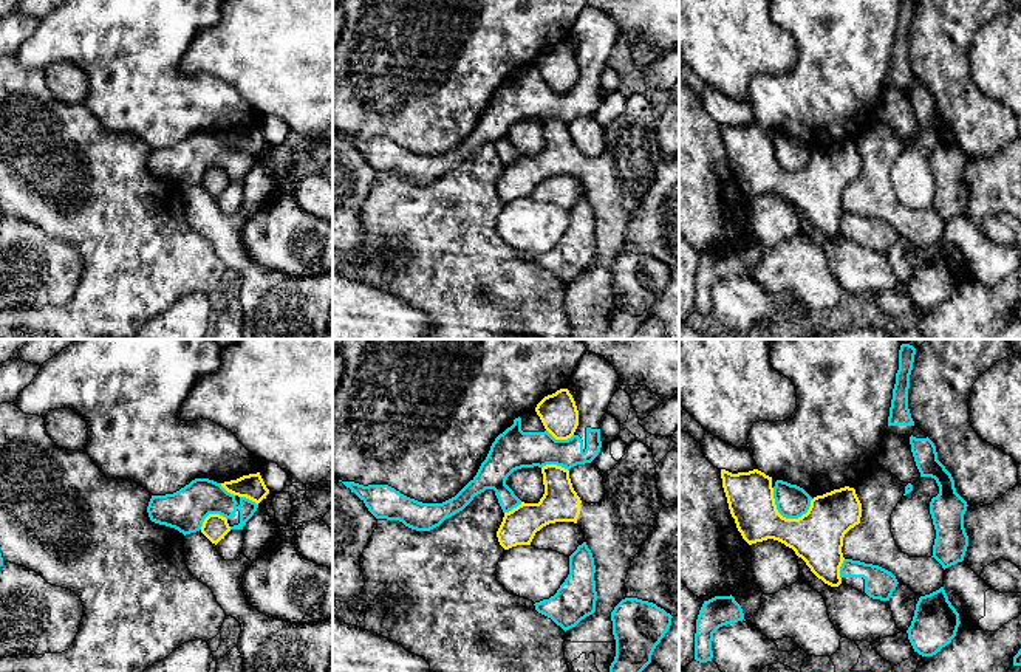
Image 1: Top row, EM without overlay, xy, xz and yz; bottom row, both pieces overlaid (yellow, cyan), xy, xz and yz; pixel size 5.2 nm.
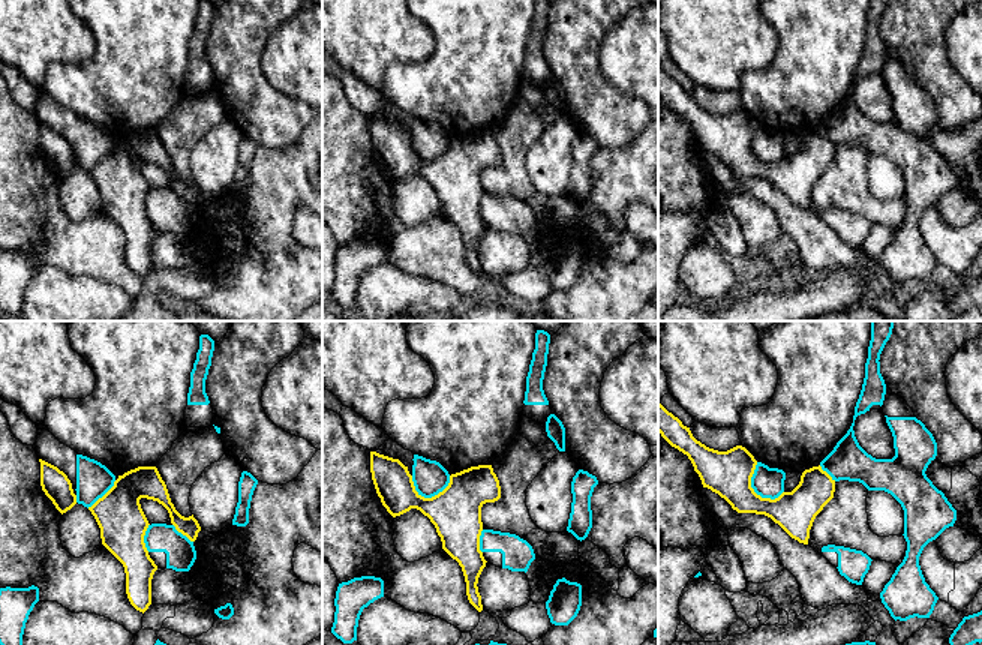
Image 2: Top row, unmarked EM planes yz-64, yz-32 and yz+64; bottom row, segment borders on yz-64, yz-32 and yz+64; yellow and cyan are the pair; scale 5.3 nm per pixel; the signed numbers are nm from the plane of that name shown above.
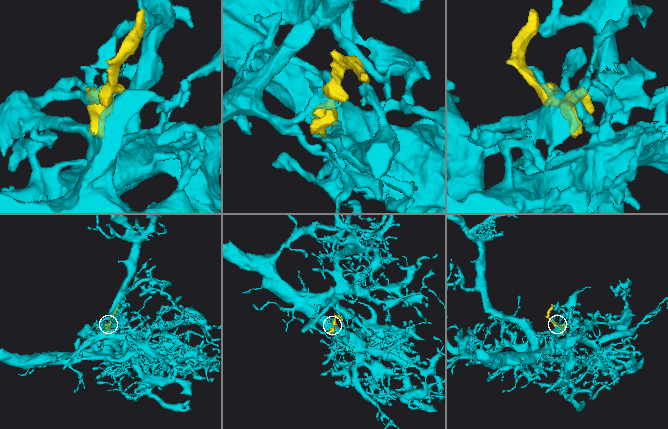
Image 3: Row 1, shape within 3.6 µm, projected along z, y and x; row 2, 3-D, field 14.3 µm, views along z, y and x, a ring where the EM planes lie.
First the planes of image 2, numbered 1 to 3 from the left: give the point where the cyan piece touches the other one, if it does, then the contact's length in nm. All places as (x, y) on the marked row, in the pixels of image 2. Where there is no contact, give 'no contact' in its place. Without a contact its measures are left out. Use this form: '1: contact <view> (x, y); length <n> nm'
1: contact yz-64 (104, 495); length 220 nm
2: contact yz-32 (432, 497); length 220 nm
3: contact yz+64 (751, 488); length 240 nm

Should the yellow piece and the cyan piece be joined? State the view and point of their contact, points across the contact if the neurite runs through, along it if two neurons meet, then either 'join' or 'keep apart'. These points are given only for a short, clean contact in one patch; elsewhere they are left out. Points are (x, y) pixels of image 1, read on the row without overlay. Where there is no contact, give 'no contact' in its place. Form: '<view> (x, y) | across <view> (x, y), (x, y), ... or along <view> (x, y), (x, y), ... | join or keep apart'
yz (780, 168) | keep apart

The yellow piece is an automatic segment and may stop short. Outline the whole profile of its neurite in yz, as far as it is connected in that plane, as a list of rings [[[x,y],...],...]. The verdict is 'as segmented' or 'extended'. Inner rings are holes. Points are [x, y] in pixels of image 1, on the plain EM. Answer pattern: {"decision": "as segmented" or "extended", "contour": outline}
{"decision": "as segmented", "contour": [[[721,122],[721,132],[730,167],[749,198],[778,194],[792,201],[825,237],[842,237],[843,190],[862,170],[854,141],[817,149],[806,167],[786,172],[777,163],[772,130],[758,122],[738,127]]]}

